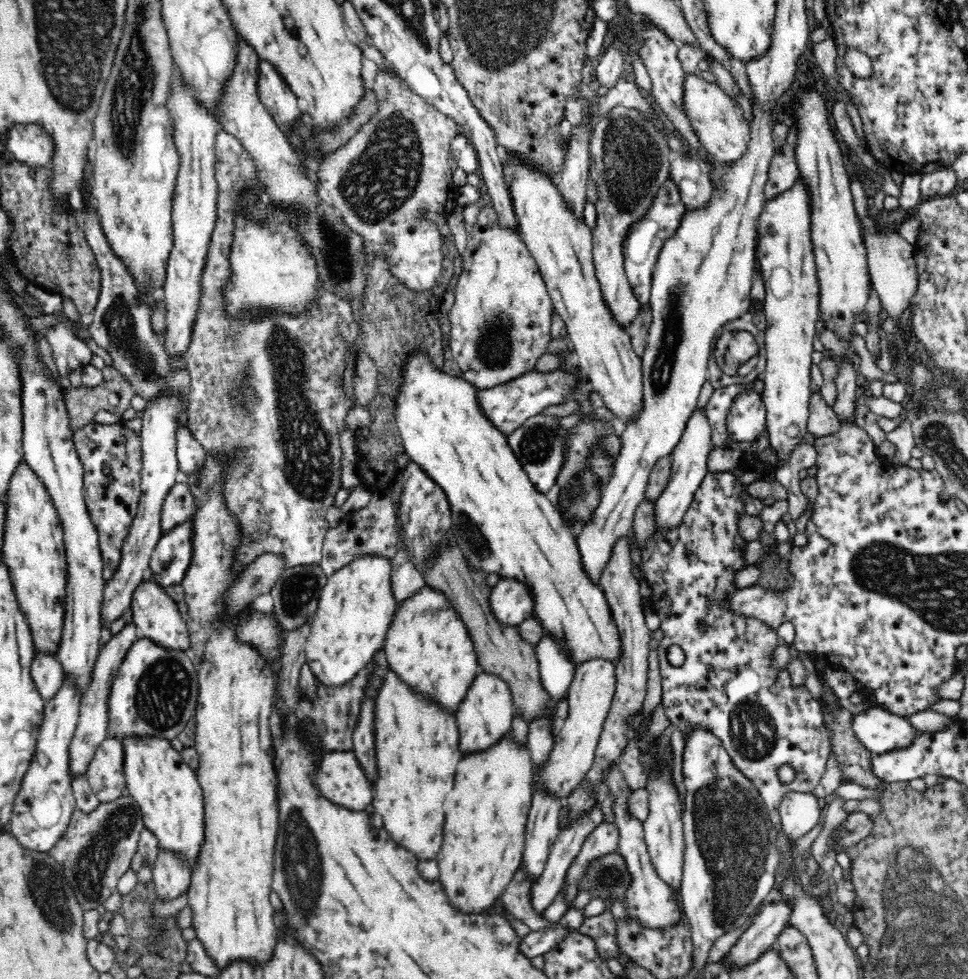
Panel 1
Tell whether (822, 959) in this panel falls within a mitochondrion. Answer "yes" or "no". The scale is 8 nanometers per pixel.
no

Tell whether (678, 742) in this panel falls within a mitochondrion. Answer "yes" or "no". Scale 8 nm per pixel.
no

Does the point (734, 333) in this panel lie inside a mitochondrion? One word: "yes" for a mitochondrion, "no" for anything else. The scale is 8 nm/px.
yes

